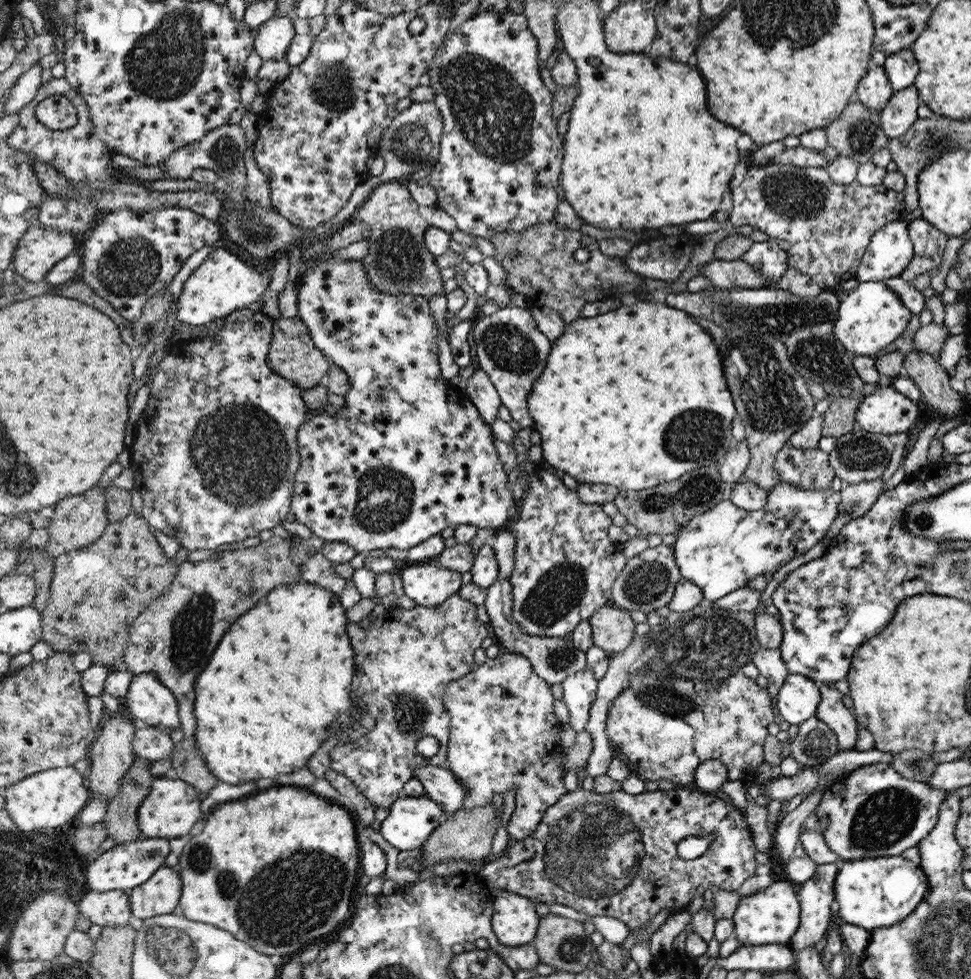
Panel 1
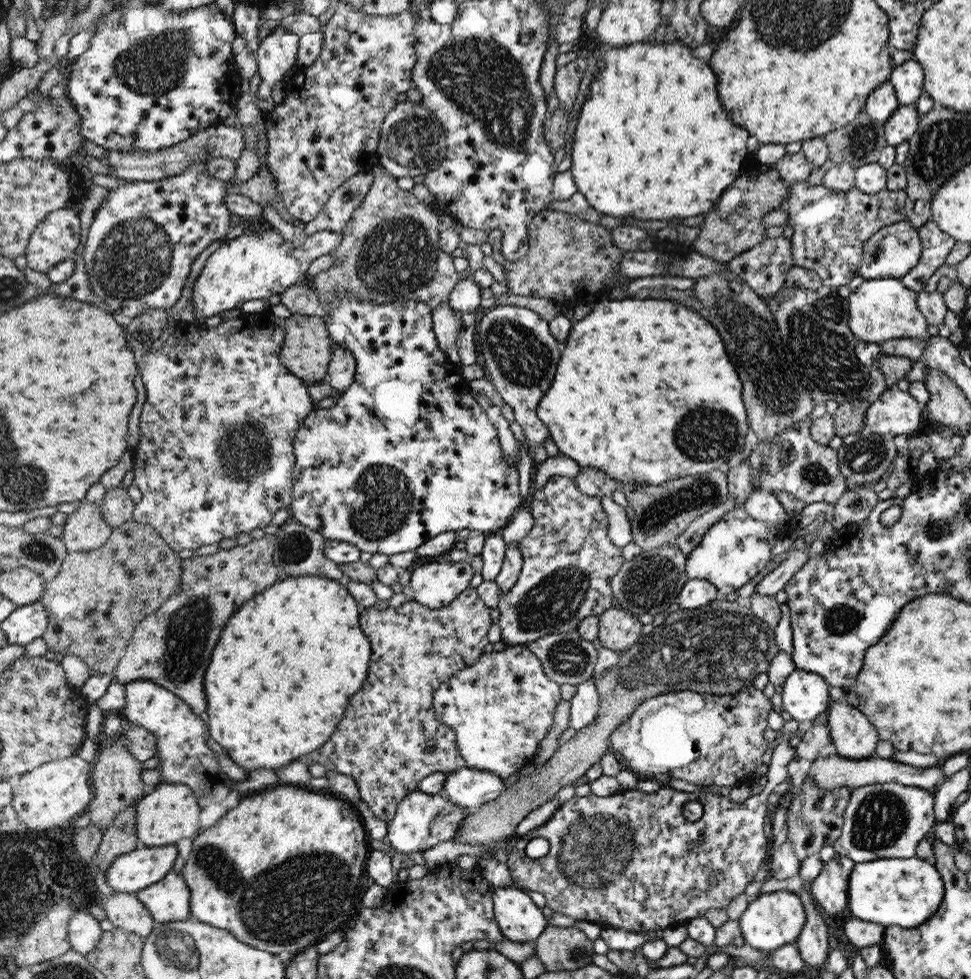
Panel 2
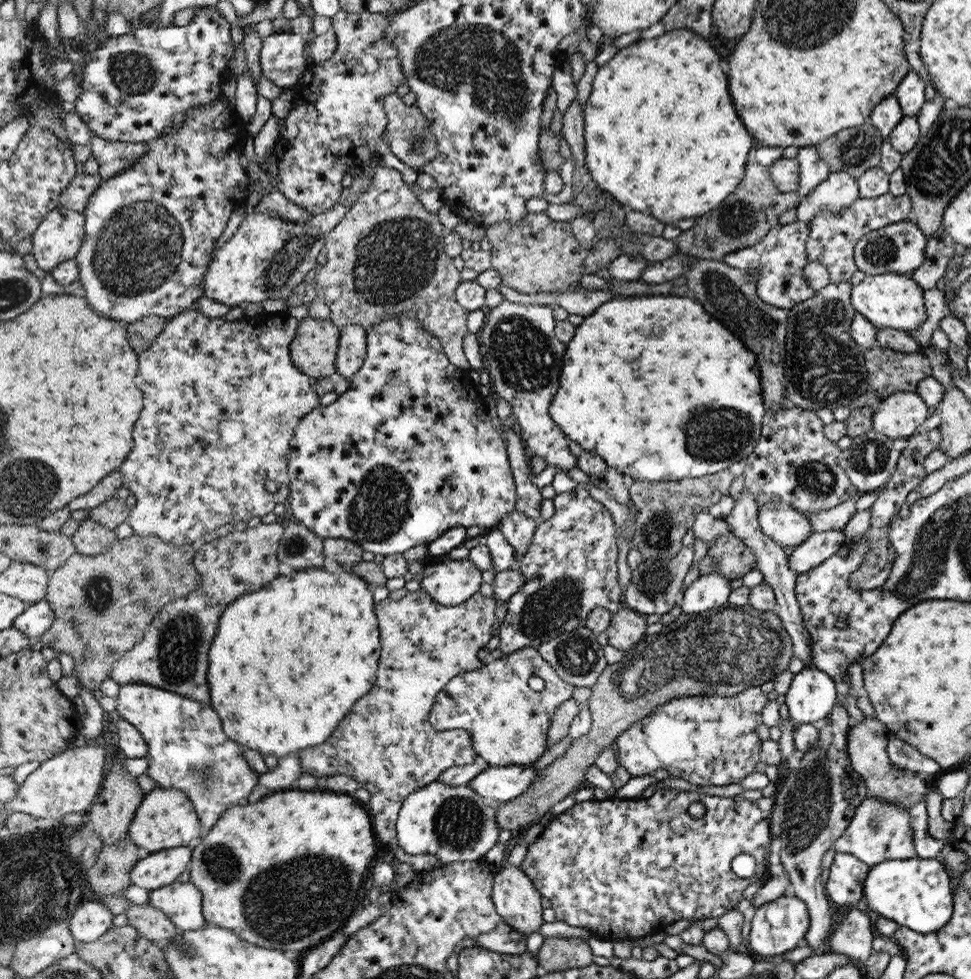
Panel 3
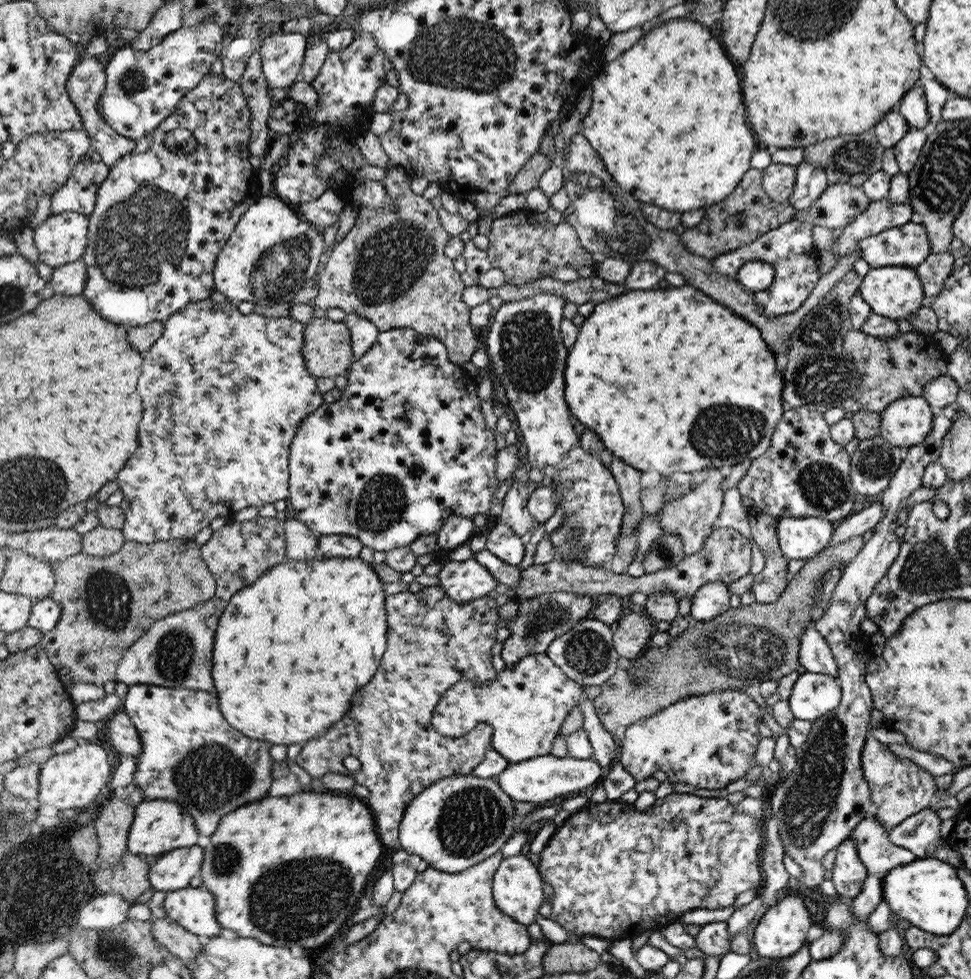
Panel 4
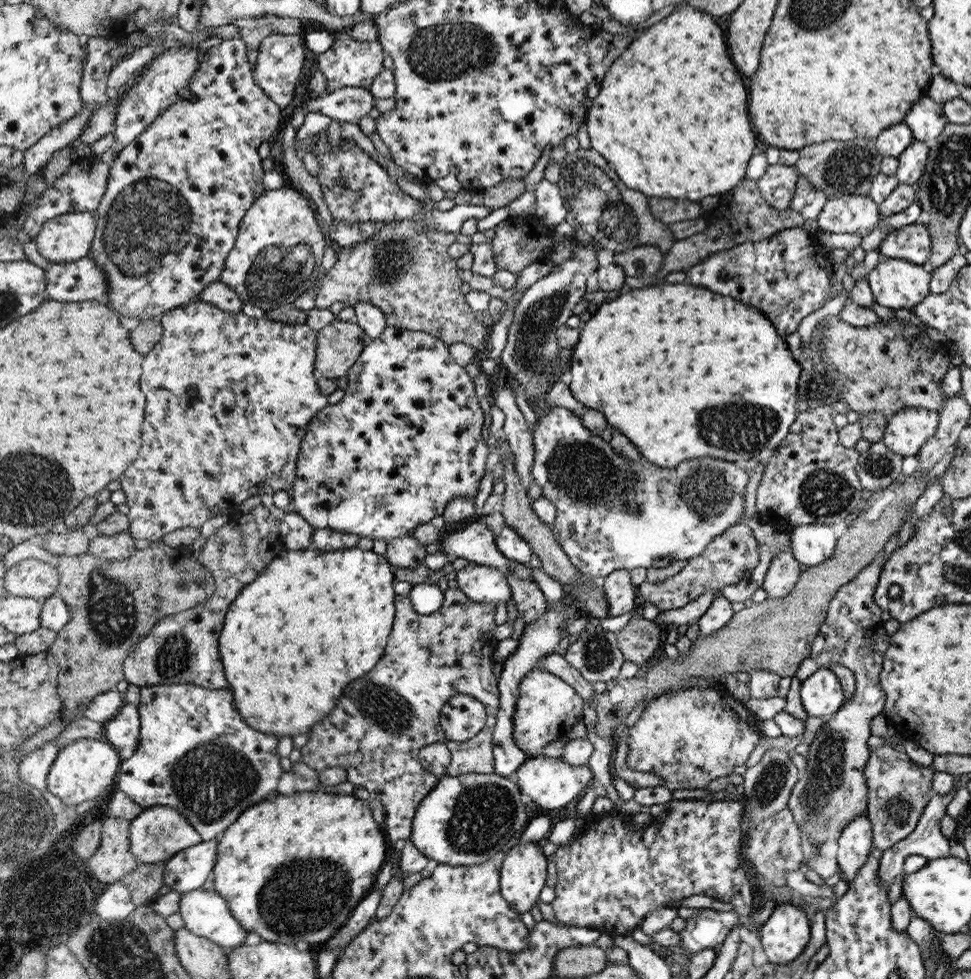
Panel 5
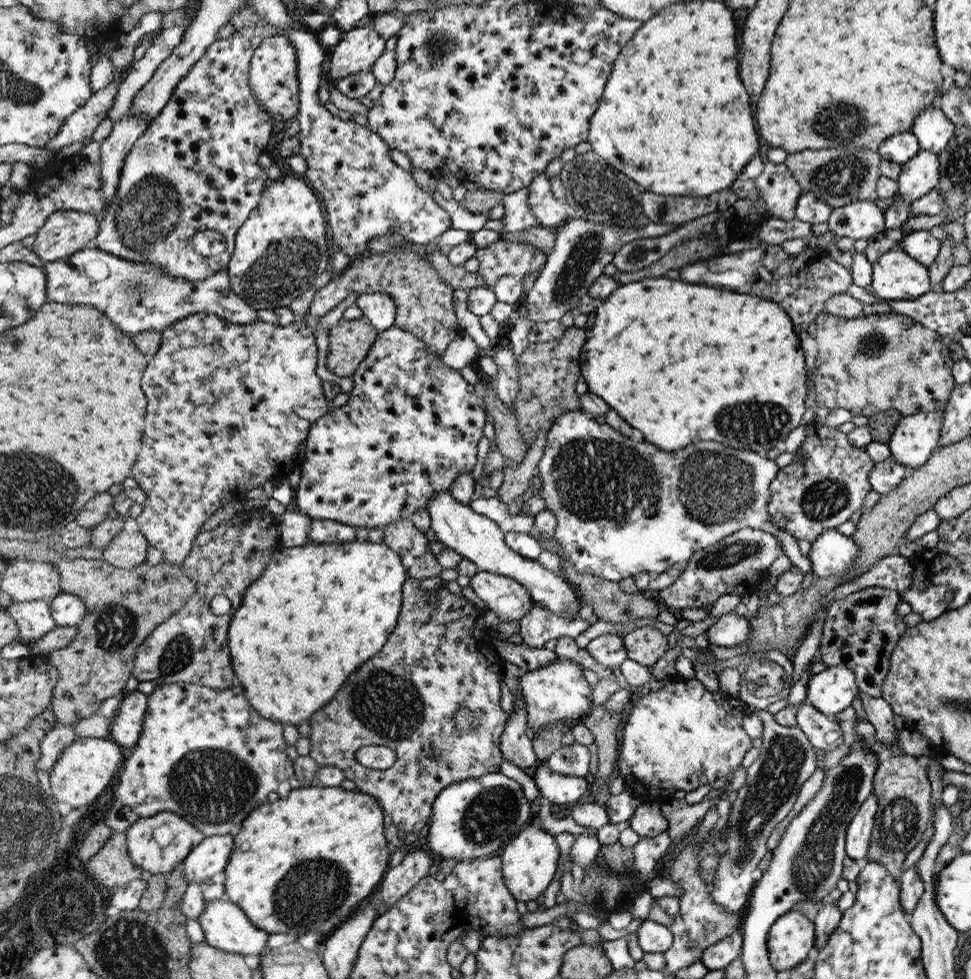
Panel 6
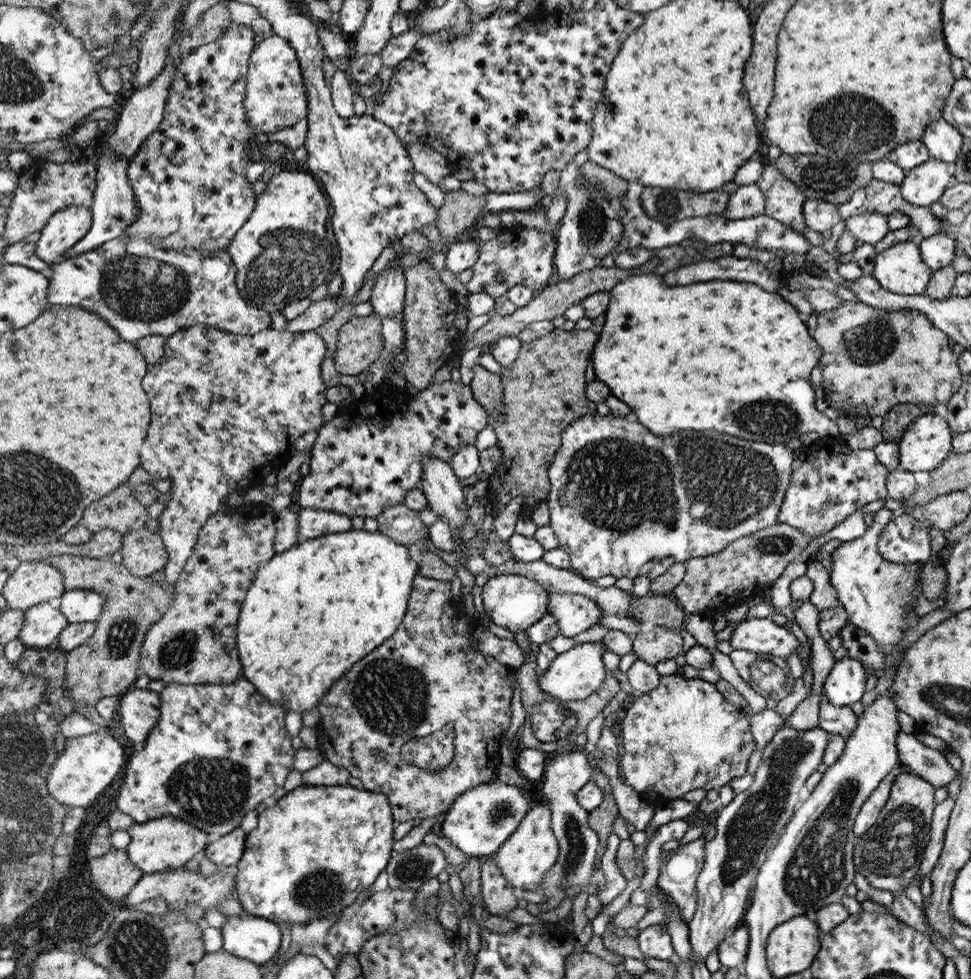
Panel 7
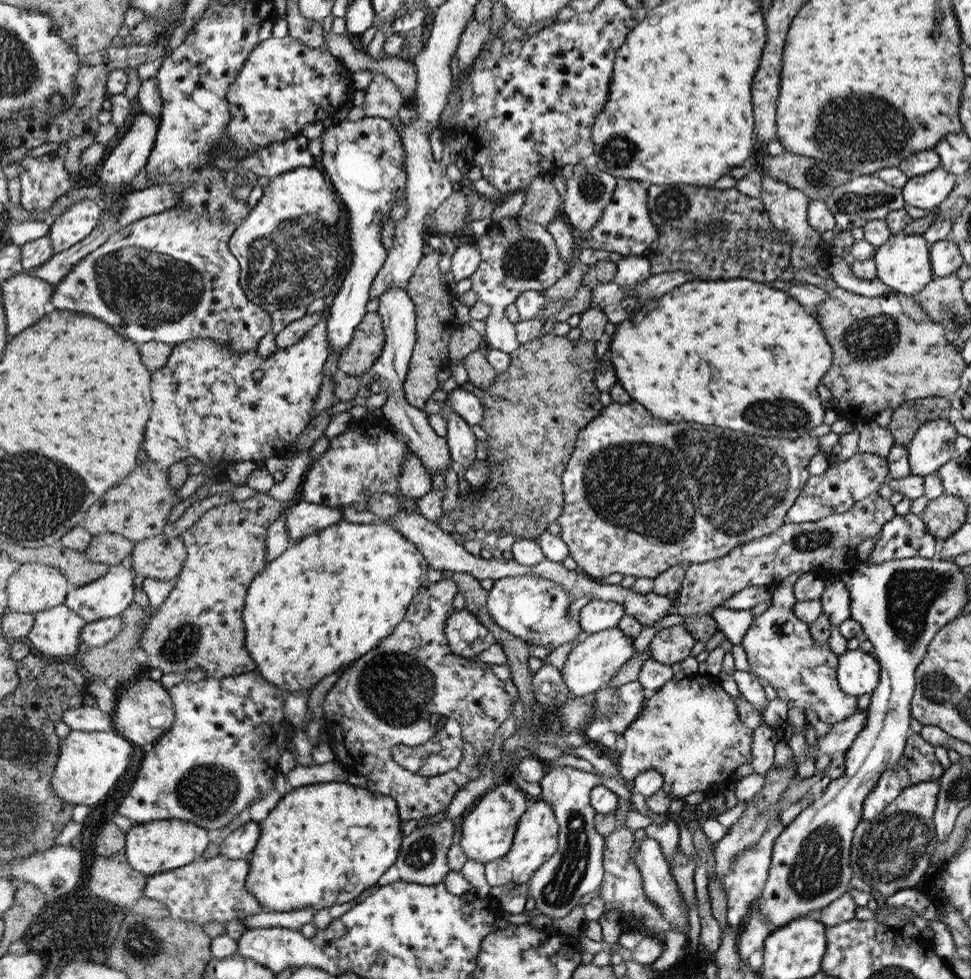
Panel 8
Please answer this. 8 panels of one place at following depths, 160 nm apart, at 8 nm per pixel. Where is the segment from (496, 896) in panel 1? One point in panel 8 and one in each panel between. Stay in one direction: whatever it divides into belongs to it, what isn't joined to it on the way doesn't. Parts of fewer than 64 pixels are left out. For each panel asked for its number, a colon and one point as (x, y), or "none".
2: (520, 918)
3: (519, 902)
4: (518, 887)
5: (524, 871)
6: (530, 859)
7: (532, 851)
8: (537, 838)

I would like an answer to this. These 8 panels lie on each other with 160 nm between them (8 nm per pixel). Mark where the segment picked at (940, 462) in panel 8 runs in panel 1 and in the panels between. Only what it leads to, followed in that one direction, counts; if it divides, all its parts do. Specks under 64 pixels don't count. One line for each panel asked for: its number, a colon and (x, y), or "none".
1: (886, 411)
2: (895, 412)
3: (898, 416)
4: (907, 422)
5: (907, 431)
6: (915, 437)
7: (927, 441)

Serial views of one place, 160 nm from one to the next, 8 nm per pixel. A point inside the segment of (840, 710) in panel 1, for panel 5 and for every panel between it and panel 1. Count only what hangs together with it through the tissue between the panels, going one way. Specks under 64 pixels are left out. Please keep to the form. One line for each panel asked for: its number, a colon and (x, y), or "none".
2: (855, 738)
3: (867, 741)
4: (900, 789)
5: (899, 789)

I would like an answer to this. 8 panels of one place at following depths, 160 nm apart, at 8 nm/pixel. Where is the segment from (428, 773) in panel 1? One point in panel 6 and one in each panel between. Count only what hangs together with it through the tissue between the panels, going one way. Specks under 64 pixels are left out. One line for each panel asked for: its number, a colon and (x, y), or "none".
2: (467, 788)
3: (501, 783)
4: (543, 779)
5: (548, 782)
6: (560, 789)

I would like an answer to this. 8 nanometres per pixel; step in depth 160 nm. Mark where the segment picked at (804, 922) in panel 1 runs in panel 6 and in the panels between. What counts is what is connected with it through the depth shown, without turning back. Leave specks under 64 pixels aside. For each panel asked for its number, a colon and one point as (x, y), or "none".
2: (831, 888)
3: (846, 886)
4: (849, 873)
5: (854, 846)
6: (861, 827)

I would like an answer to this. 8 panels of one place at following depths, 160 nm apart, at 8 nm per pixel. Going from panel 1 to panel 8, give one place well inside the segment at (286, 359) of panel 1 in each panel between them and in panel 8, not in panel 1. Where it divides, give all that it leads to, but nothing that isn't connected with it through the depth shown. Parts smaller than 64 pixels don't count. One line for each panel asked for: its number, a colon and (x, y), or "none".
2: (308, 349)
3: (314, 349)
4: (328, 352)
5: (339, 344)
6: (350, 340)
7: (361, 340)
8: (368, 341)

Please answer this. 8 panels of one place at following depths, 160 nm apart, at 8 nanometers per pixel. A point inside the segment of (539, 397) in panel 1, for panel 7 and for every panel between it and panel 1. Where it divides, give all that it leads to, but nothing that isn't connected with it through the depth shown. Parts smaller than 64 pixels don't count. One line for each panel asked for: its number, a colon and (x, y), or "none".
2: (644, 391)
3: (638, 372)
4: (658, 375)
5: (689, 374)
6: (727, 367)
7: (722, 353)

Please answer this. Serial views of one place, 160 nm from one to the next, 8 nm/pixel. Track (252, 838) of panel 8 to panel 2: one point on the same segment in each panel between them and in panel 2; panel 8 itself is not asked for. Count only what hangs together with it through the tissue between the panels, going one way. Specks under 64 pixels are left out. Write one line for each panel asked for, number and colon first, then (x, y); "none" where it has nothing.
2: (133, 872)
3: (156, 870)
4: (179, 869)
5: (191, 869)
6: (209, 859)
7: (226, 850)

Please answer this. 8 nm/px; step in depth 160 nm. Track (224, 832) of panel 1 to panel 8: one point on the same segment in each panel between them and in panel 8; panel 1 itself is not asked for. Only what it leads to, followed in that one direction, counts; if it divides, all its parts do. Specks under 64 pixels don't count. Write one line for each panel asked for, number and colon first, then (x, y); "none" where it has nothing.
2: (280, 871)
3: (283, 873)
4: (288, 871)
5: (271, 867)
6: (291, 860)
7: (321, 846)
8: (320, 838)

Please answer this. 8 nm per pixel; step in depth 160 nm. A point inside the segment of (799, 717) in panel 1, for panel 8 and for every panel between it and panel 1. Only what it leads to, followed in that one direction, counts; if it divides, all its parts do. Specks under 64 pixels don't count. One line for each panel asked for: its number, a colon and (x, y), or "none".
2: (805, 695)
3: (812, 695)
4: (813, 695)
5: (821, 694)
6: (831, 691)
7: (846, 683)
8: (859, 672)

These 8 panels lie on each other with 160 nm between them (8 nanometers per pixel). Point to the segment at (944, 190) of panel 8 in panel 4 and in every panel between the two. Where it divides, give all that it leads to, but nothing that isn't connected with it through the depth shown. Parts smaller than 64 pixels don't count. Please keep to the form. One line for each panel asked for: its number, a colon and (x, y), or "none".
4: (906, 151)
5: (912, 162)
6: (918, 176)
7: (922, 186)

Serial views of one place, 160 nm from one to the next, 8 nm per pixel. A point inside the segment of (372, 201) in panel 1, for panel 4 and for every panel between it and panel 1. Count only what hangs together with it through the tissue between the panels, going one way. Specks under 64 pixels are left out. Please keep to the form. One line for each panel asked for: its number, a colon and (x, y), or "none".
2: (391, 252)
3: (387, 257)
4: (391, 266)

